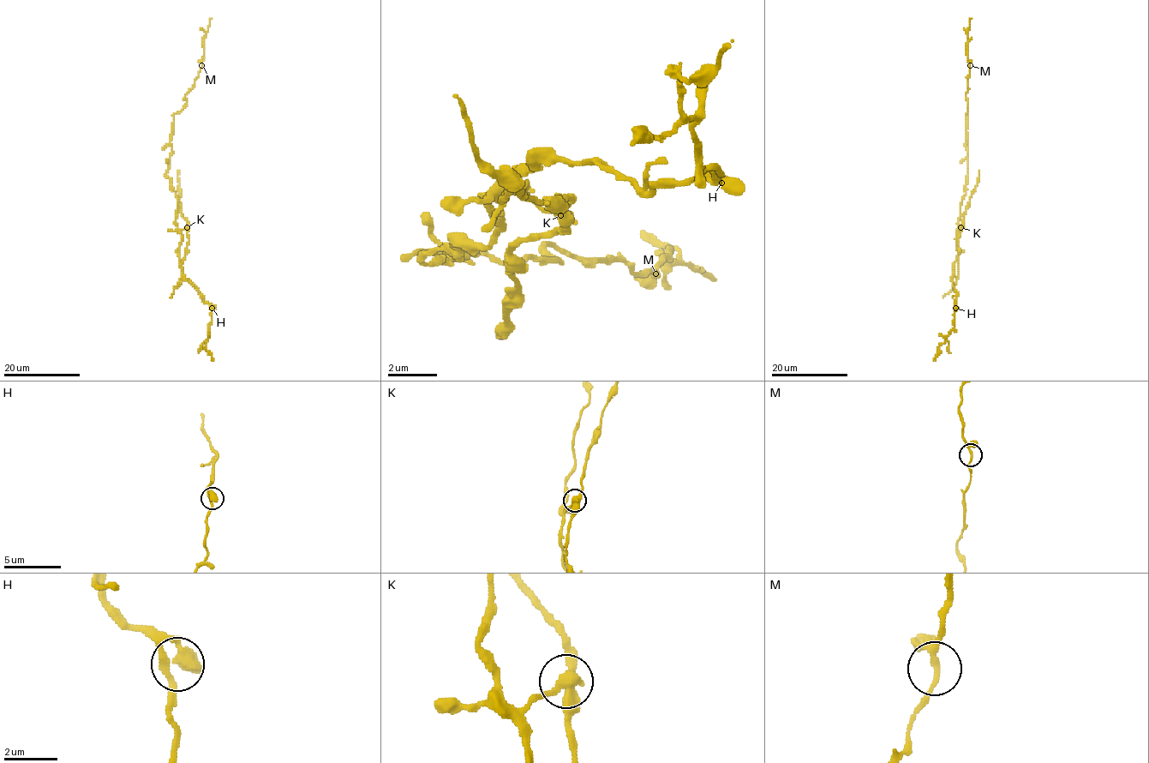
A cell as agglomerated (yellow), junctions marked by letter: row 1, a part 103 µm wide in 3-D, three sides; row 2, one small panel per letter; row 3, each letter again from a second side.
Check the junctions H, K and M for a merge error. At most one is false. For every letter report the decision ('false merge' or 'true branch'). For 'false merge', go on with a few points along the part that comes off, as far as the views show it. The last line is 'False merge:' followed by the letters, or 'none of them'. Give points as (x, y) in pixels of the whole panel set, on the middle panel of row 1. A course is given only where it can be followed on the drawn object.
H: true branch
K: false merge; foreign part runs (562, 213), (574, 201), (519, 195), (476, 153), (458, 97)
M: true branch
False merge: K

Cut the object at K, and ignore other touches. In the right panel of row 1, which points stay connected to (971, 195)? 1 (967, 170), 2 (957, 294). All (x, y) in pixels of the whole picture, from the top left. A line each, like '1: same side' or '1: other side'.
1: other side
2: other side

